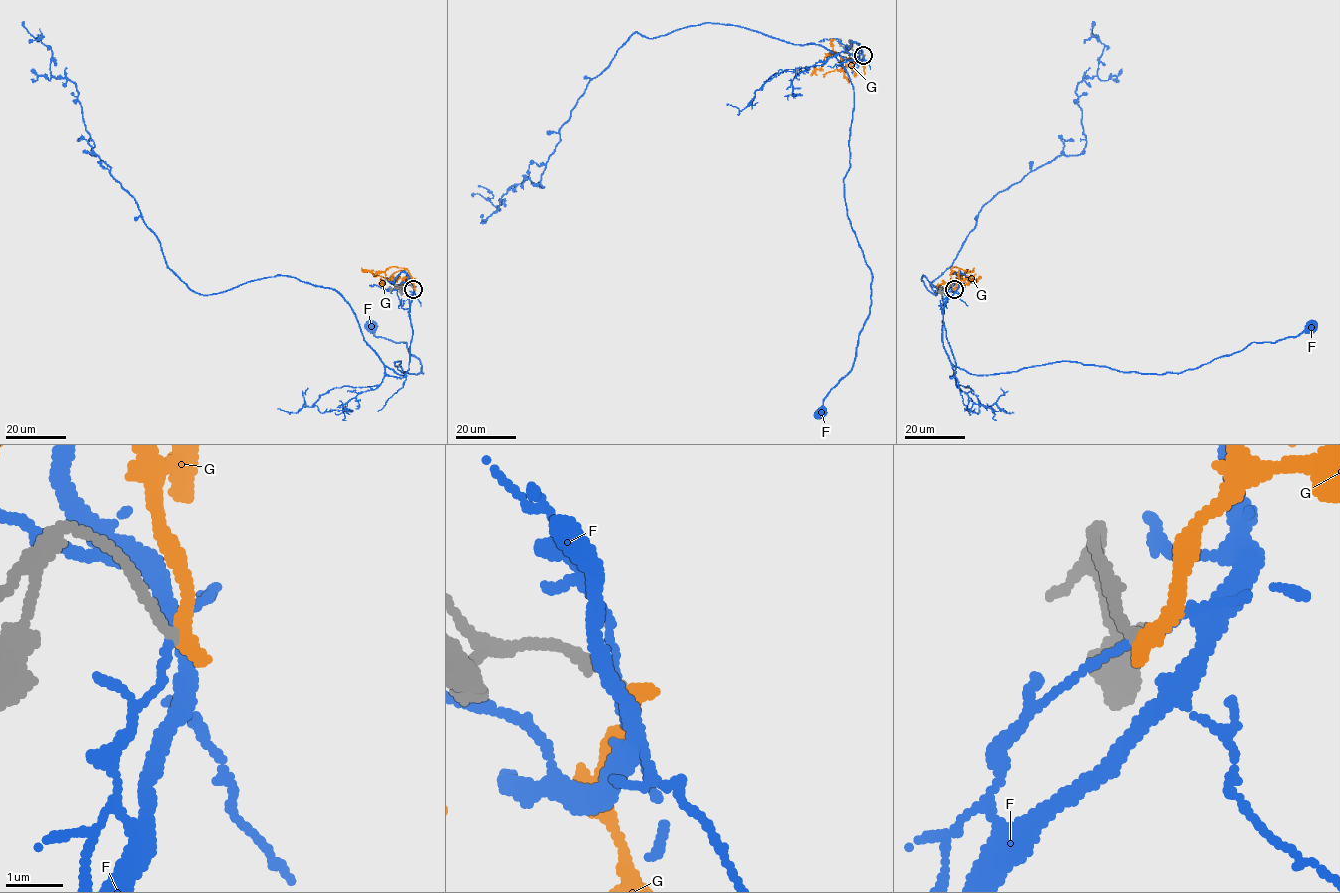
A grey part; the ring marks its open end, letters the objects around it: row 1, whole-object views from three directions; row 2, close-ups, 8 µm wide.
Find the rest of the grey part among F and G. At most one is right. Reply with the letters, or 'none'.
G

